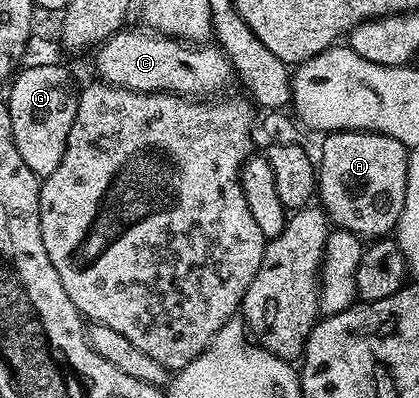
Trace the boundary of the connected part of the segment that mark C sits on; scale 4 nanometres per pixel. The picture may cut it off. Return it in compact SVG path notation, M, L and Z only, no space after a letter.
M122 28L117 31L116 34L111 35L106 42L101 43L96 47L95 53L97 54L93 58L93 66L97 69L96 77L102 82L107 82L111 86L118 86L119 88L127 88L128 90L134 90L135 92L143 92L144 94L179 94L182 96L188 96L194 100L205 100L210 96L220 95L229 86L229 81L234 81L235 73L233 66L229 62L228 57L224 52L216 45L213 44L190 44L188 42L182 42L179 38L168 38L166 34L158 34L156 32L150 32L148 29L140 28L141 30L129 30L130 28Z

